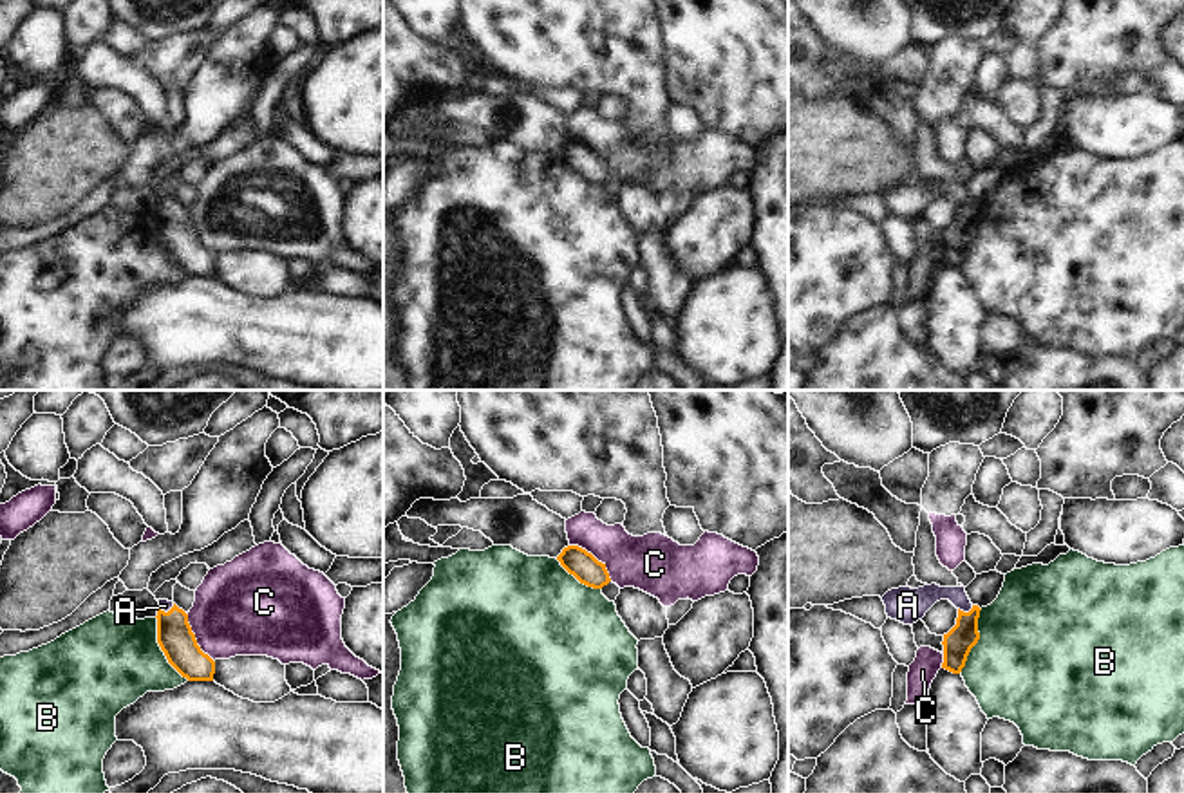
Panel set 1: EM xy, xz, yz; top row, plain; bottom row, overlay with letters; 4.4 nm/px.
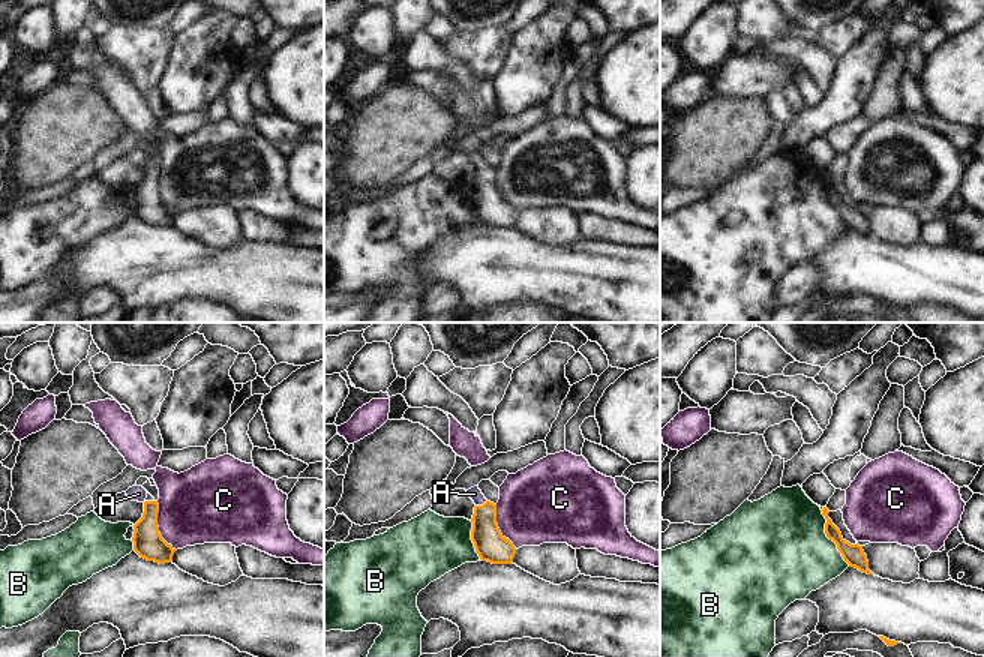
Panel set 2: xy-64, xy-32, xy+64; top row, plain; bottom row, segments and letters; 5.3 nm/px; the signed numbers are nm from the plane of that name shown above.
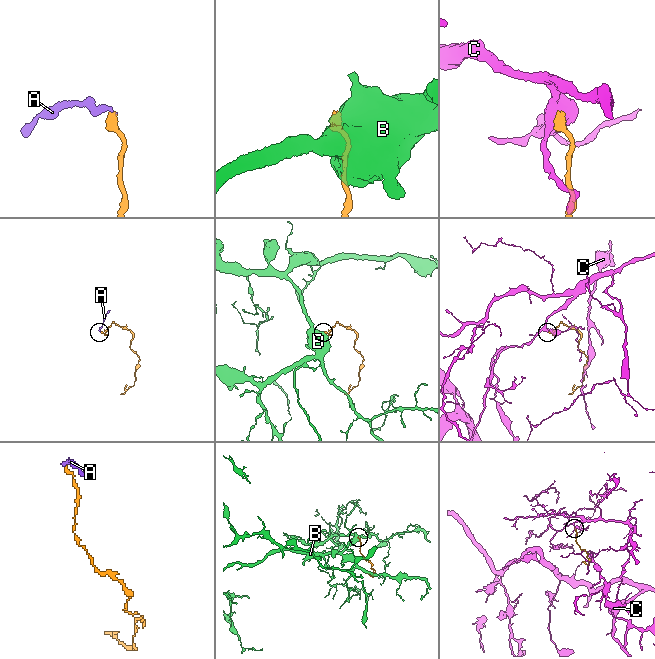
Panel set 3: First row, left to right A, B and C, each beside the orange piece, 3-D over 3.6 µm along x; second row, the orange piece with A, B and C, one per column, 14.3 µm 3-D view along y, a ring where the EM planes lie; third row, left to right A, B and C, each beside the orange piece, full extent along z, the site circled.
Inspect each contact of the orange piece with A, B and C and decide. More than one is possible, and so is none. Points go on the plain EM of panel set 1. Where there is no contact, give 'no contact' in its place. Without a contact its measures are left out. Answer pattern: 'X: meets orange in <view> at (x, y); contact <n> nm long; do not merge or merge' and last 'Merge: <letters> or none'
A: meets orange in yz at (966, 208); contact 70 nm long; merge
B: meets orange in xy at (161, 244); contact 320 nm long; do not merge
C: meets orange in xz at (593, 152); contact 260 nm long; do not merge
Merge: A

